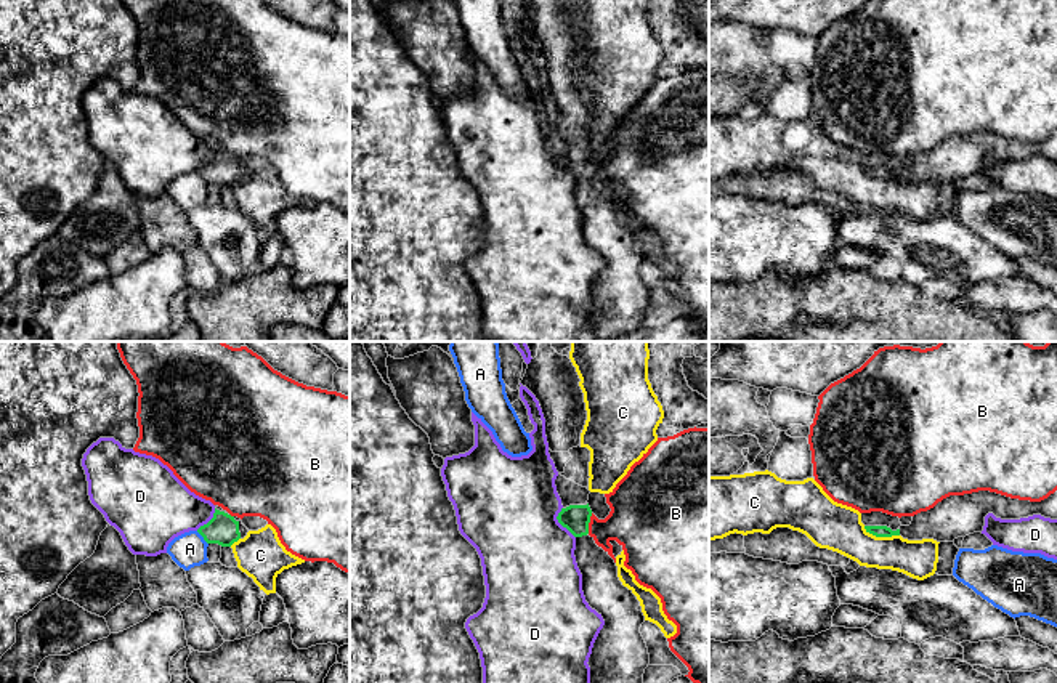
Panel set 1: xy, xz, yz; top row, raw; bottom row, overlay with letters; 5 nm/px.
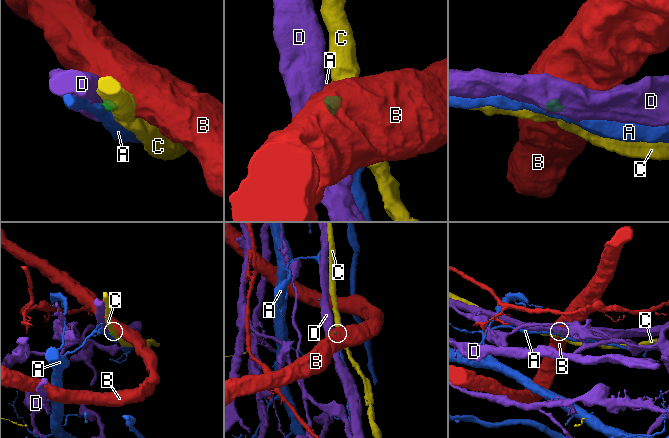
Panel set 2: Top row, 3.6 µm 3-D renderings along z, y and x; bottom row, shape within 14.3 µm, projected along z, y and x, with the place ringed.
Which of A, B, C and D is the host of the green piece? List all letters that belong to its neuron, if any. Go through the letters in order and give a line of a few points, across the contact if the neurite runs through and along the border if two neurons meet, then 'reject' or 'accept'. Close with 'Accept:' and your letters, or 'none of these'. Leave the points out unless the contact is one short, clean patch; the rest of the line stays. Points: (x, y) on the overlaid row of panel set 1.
A: xy (196, 531), (207, 544) | reject
B: xz (592, 513), (587, 533) | reject
C: yz (863, 526), (876, 536), (899, 536) | reject
D: xz (562, 507), (557, 520), (575, 537) | reject
Accept: none of these

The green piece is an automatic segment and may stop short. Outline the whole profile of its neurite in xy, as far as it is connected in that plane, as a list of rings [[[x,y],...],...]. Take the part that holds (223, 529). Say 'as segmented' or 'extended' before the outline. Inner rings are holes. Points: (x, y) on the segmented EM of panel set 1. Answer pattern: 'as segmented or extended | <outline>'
extended | [[[215,505],[213,518],[200,526],[197,532],[207,544],[231,547],[239,539],[244,539],[249,529],[242,524],[241,518],[231,516],[226,510]]]

